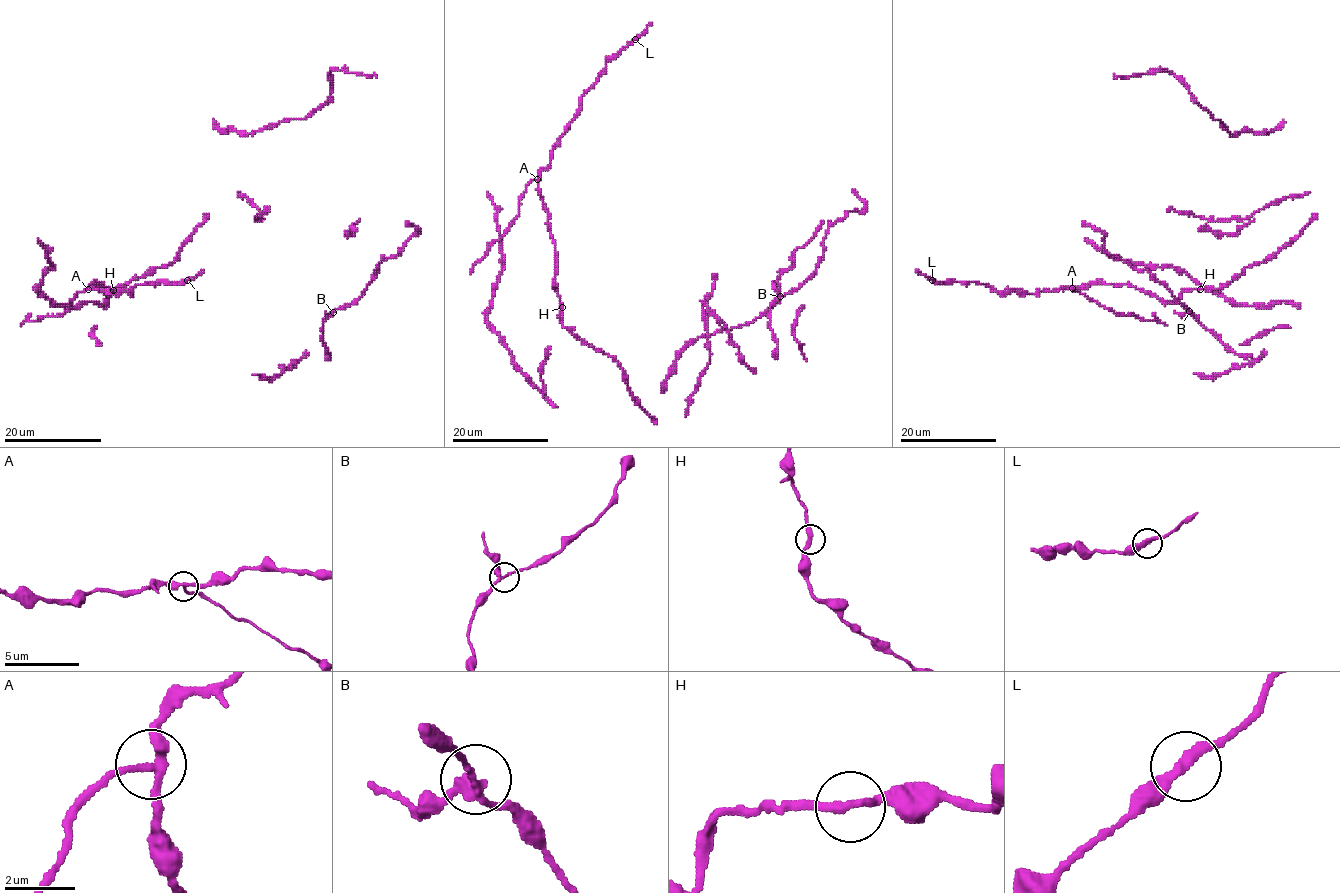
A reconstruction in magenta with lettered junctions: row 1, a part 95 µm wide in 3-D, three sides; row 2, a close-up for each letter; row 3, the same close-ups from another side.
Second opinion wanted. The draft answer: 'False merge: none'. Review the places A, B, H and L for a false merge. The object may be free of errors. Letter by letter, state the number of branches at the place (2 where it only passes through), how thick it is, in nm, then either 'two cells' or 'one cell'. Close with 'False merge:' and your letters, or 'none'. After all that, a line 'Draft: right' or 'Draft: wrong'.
A: 3 | 260 nm | two cells
B: 3 | 240 nm | one cell
H: 2 | 280 nm | one cell
L: 2 | 280 nm | one cell
False merge: A
Draft: wrong

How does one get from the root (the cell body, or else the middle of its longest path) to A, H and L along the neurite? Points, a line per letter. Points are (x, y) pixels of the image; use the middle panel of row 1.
A: (622, 368), (611, 357), (577, 339), (560, 320), (560, 296), (556, 289), (556, 244), (537, 179)
H: (622, 368), (611, 357), (585, 343), (565, 328), (560, 320), (562, 307)
L: (622, 368), (560, 320), (556, 244), (539, 173), (549, 165), (554, 144), (605, 63), (635, 39)

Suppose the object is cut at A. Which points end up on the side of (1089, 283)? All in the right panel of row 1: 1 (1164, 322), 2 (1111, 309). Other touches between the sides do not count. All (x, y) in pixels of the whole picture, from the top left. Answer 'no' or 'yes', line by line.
1: no
2: no

